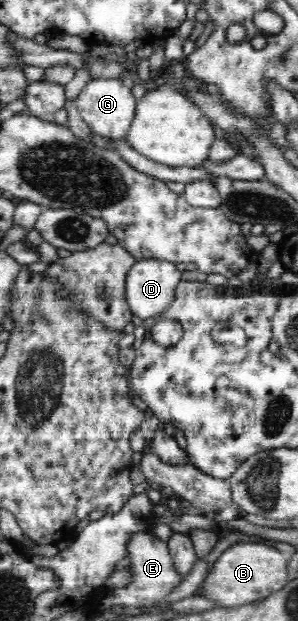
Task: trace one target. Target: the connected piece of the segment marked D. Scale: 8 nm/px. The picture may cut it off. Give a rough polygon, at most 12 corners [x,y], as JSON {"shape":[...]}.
{"shape":[[138,260],[125,283],[130,312],[155,318],[174,301],[181,271]]}

